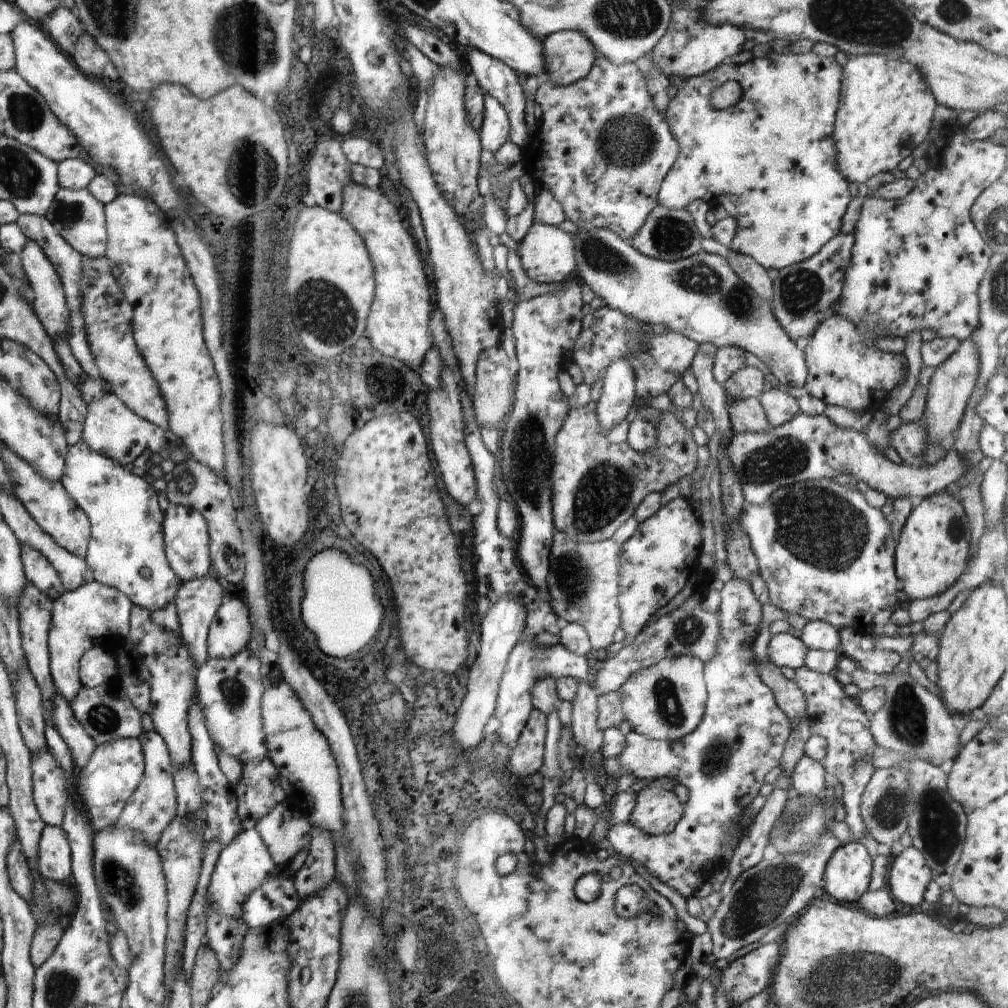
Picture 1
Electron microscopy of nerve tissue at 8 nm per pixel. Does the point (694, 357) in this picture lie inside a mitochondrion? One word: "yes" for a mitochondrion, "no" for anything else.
no

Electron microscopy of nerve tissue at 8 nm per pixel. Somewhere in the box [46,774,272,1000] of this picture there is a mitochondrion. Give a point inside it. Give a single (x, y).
(123, 881)

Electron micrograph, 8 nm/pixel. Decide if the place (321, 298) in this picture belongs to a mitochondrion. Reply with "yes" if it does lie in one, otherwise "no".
yes

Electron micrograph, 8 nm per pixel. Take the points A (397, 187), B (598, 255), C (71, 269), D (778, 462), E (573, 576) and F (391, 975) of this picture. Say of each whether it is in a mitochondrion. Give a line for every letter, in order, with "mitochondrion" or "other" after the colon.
A: other
B: mitochondrion
C: other
D: mitochondrion
E: mitochondrion
F: other

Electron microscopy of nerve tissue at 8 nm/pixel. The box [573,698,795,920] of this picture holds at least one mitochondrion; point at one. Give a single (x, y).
(716, 756)

